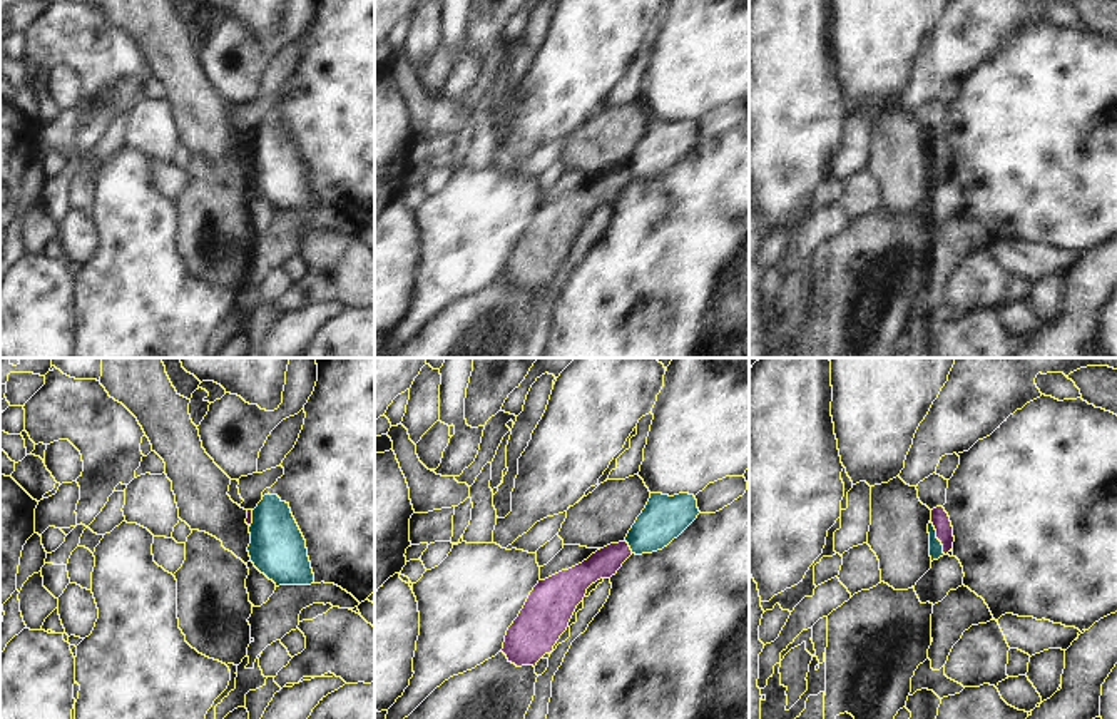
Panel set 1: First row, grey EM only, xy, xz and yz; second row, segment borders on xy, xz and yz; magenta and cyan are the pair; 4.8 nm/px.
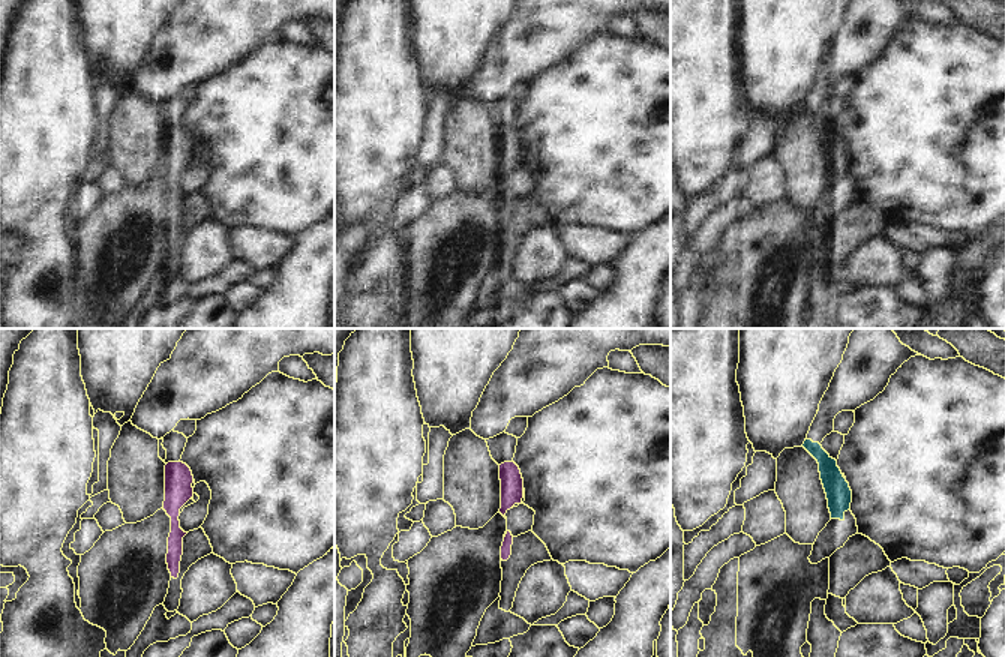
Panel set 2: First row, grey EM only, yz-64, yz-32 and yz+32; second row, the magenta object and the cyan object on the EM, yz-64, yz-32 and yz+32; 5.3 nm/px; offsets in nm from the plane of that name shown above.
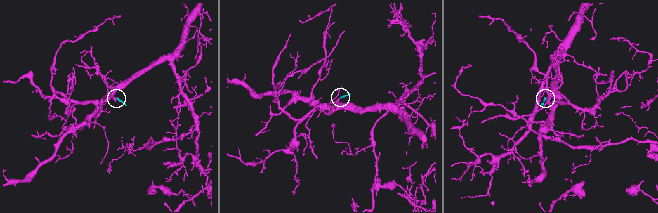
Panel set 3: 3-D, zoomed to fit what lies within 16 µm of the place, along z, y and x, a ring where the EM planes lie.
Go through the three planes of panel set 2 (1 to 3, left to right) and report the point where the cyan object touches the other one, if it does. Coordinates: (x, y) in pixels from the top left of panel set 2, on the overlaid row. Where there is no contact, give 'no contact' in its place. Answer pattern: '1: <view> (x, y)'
1: no contact
2: no contact
3: yz+32 (843, 476)

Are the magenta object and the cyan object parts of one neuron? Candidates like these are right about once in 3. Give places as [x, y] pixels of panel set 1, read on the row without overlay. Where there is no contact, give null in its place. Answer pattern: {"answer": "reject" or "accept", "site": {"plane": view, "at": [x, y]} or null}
{"answer": "reject", "site": {"plane": "yz", "at": [937, 163]}}

